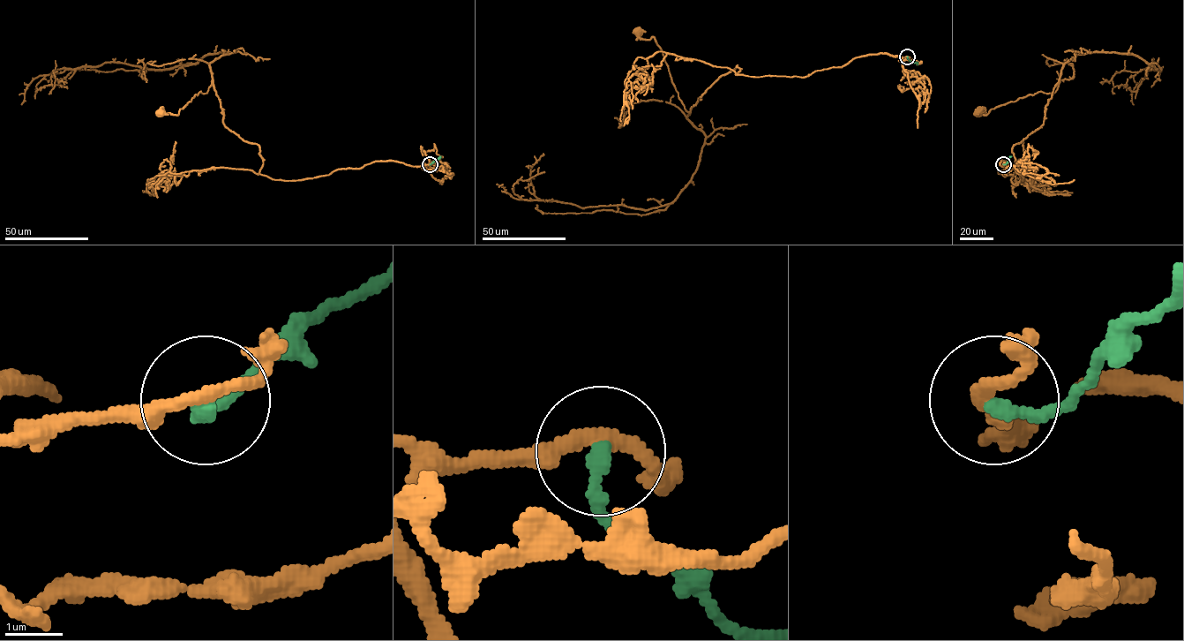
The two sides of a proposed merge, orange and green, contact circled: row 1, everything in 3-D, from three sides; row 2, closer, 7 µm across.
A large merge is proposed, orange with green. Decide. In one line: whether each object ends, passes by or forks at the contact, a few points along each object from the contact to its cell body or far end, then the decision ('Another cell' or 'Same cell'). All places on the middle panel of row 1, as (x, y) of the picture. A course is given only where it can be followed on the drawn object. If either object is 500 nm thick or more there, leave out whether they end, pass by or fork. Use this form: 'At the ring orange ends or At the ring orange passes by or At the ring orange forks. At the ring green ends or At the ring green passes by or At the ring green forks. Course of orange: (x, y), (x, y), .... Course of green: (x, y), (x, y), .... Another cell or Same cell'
At the ring orange passes by. At the ring green ends. Course of orange: (907, 56), (855, 57), (803, 77), (737, 74), (737, 65), (687, 112), (662, 49), (638, 31). Course of green: (907, 56), (917, 64). Another cell

